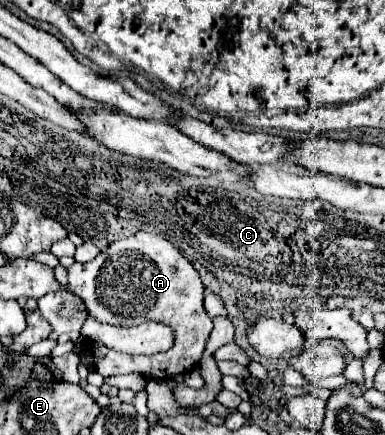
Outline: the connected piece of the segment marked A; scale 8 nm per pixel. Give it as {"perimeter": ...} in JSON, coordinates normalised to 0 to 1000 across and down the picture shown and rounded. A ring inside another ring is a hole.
{"perimeter":[[[353,533],[327,552],[286,561],[239,602],[197,602],[192,611],[182,611],[177,662],[223,694],[234,722],[244,731],[260,731],[260,740],[353,749],[364,740],[379,740],[384,731],[405,731],[410,740],[436,740],[452,759],[447,805],[395,818],[327,818],[301,814],[296,805],[270,805],[270,795],[229,791],[218,800],[223,818],[213,823],[229,846],[249,846],[265,864],[358,855],[379,869],[442,874],[504,851],[504,841],[514,837],[535,782],[551,763],[551,736],[535,726],[535,713],[525,703],[530,653],[504,611],[431,547],[384,533]]]}

